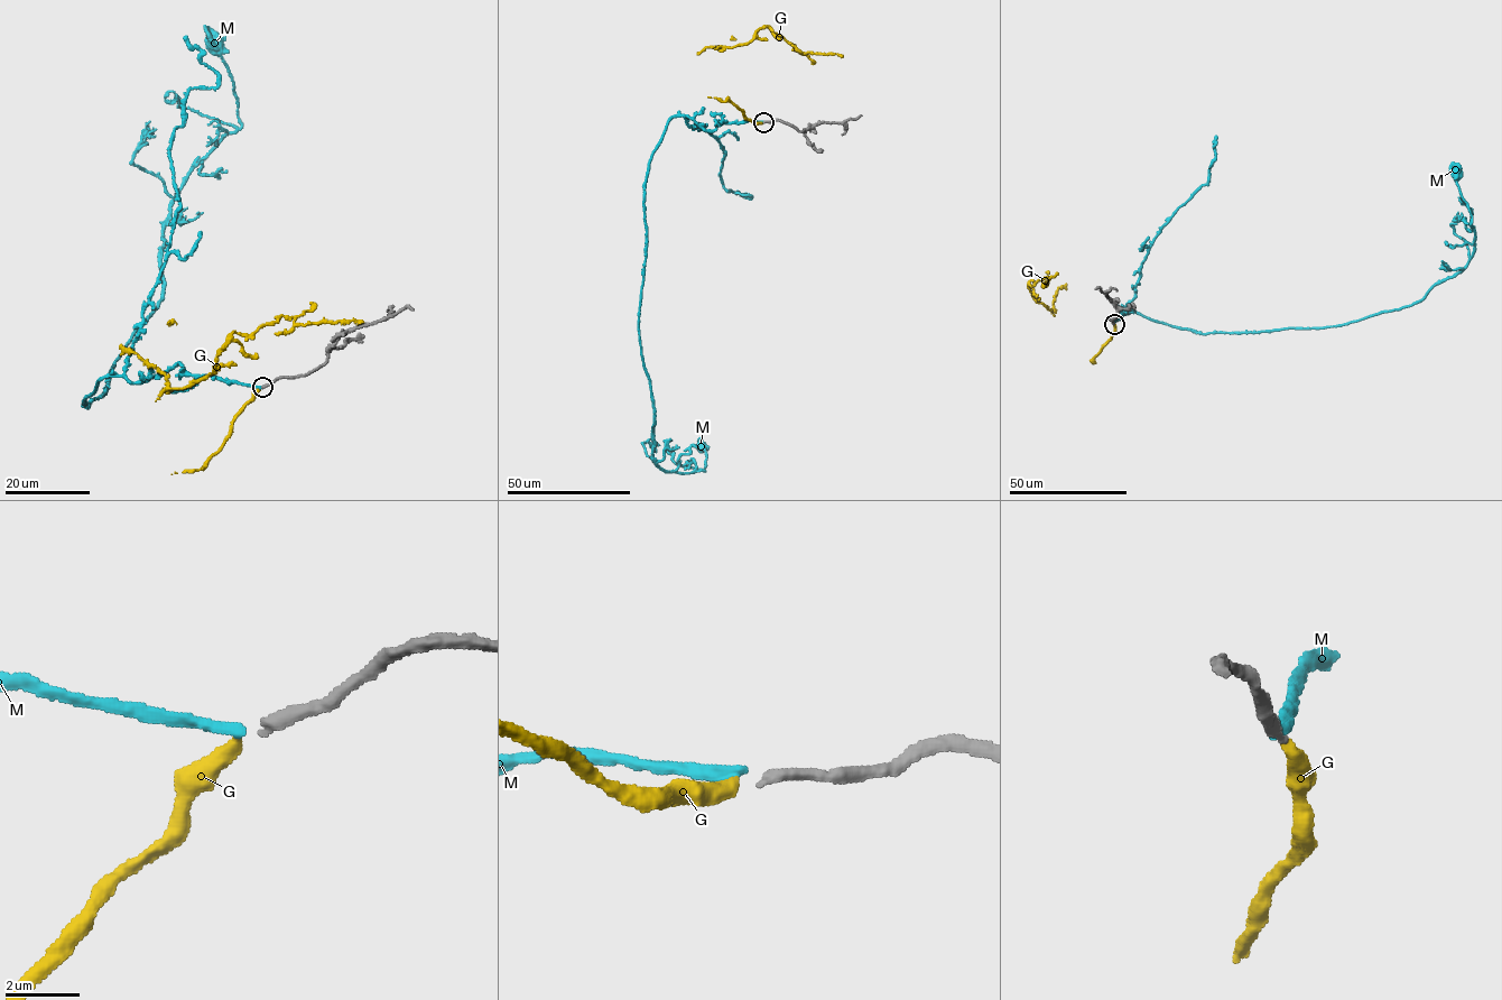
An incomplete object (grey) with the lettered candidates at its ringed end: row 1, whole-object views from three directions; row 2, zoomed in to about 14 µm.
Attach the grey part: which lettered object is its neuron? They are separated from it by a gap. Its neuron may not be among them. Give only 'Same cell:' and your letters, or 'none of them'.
Same cell: G

